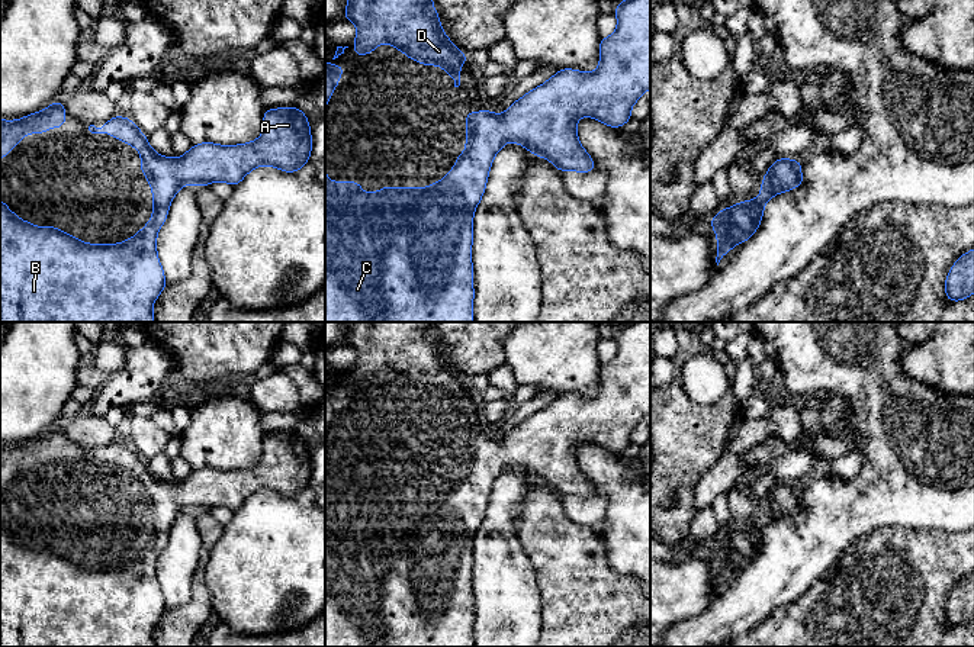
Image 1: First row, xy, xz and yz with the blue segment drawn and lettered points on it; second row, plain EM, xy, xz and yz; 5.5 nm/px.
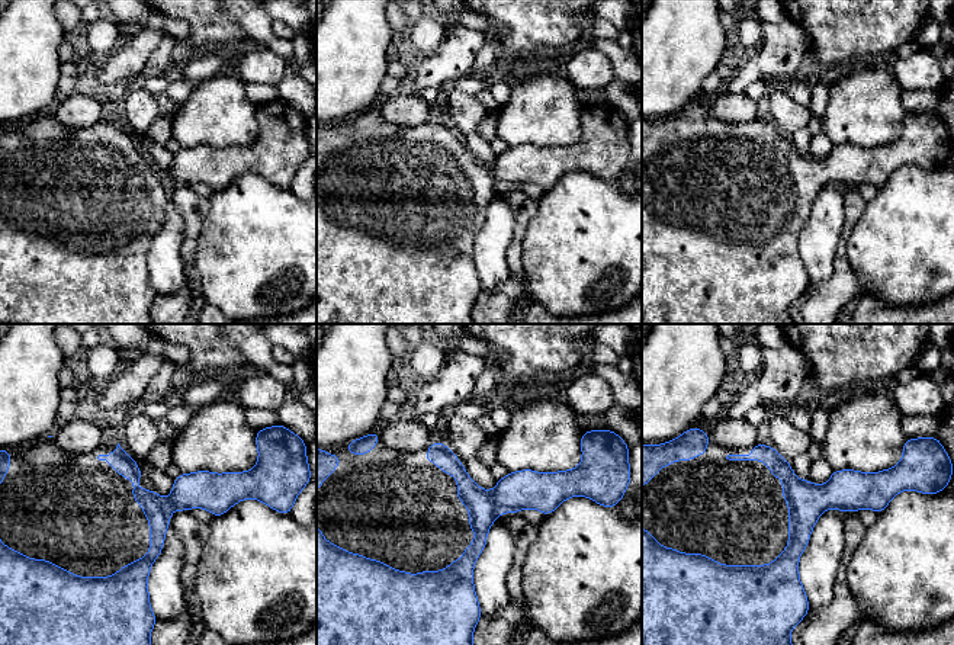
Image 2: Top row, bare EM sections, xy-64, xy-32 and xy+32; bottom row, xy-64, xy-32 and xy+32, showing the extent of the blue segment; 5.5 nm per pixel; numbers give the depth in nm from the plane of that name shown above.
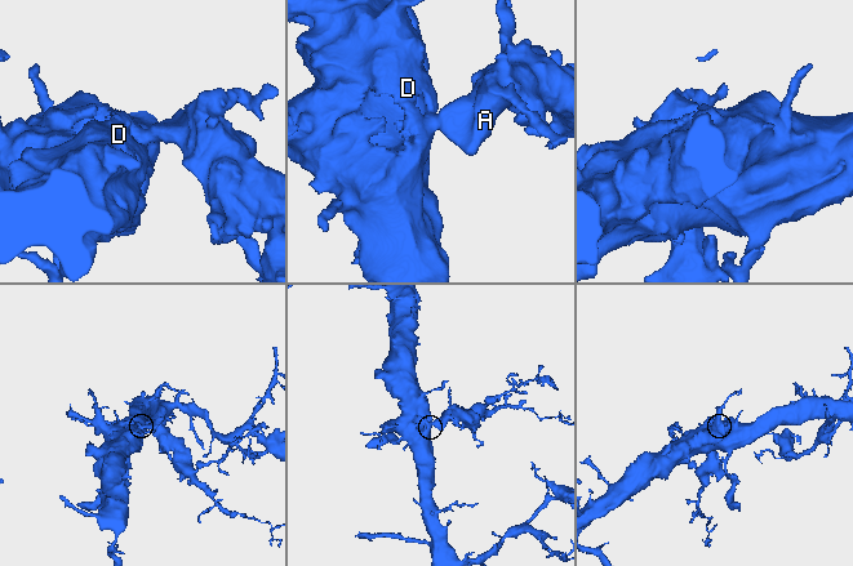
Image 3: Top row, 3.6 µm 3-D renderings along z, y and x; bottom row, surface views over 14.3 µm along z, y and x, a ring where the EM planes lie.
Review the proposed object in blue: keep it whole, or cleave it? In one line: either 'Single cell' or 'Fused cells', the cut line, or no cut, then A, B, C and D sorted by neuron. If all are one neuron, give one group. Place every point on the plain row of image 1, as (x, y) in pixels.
Single cell. No split. Groups: A B C D

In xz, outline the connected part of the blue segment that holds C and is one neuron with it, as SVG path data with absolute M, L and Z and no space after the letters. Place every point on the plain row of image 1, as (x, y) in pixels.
M630 322L617 328L614 337L618 348L611 361L599 366L599 390L594 397L562 393L546 408L514 426L501 441L495 437L466 438L466 474L454 485L454 493L441 506L430 512L380 512L377 518L363 518L359 506L328 506L325 490L325 647L473 647L473 538L485 518L494 482L509 466L527 473L533 480L549 485L560 498L591 498L595 487L579 467L576 450L581 441L599 445L610 453L620 453L631 445L631 432L650 413L650 322Z

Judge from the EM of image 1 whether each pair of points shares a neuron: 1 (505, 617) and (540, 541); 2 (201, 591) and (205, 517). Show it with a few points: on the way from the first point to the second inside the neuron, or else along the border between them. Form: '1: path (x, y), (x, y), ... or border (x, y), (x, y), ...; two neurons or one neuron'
1: border (517, 531), (517, 538), (530, 560), (539, 596); two neurons
2: path (199, 572), (206, 547), (206, 536); one neuron

